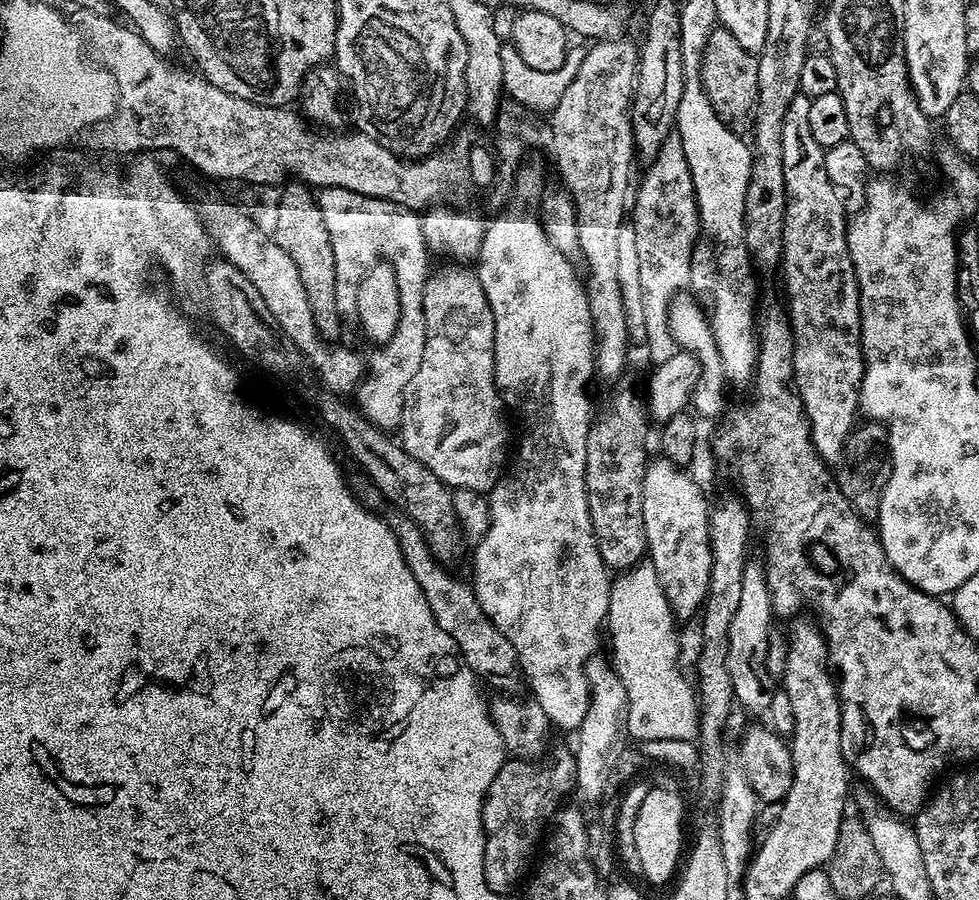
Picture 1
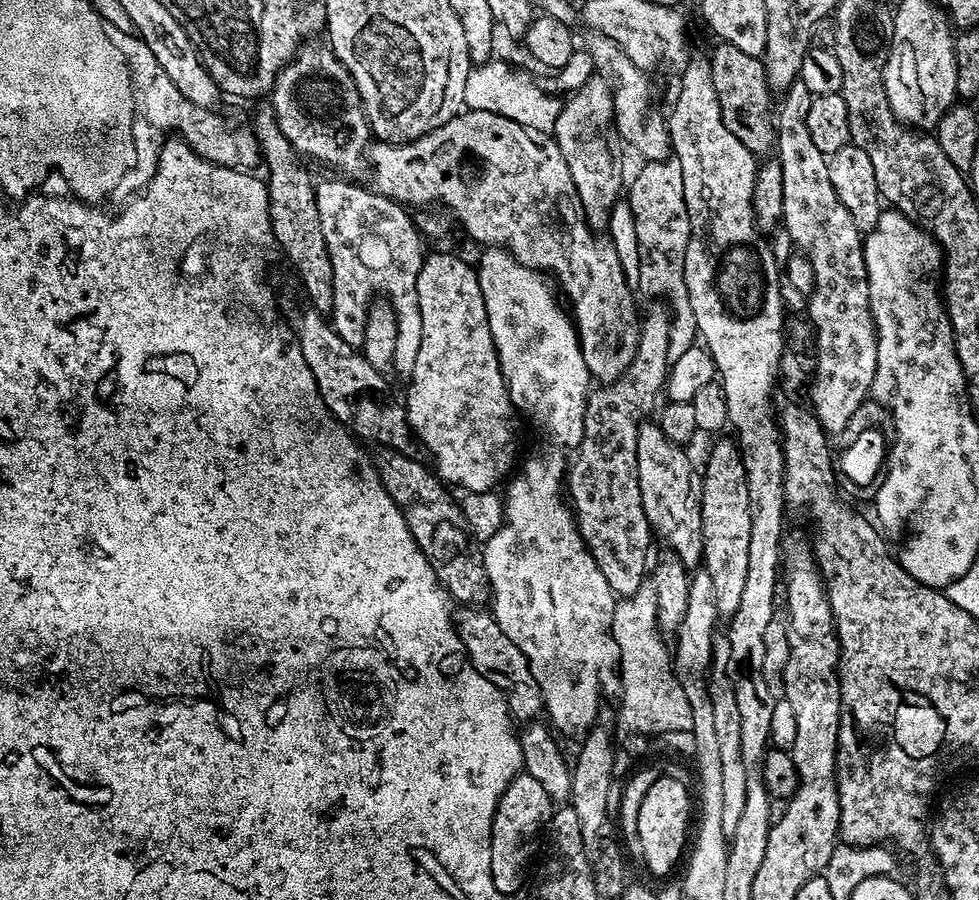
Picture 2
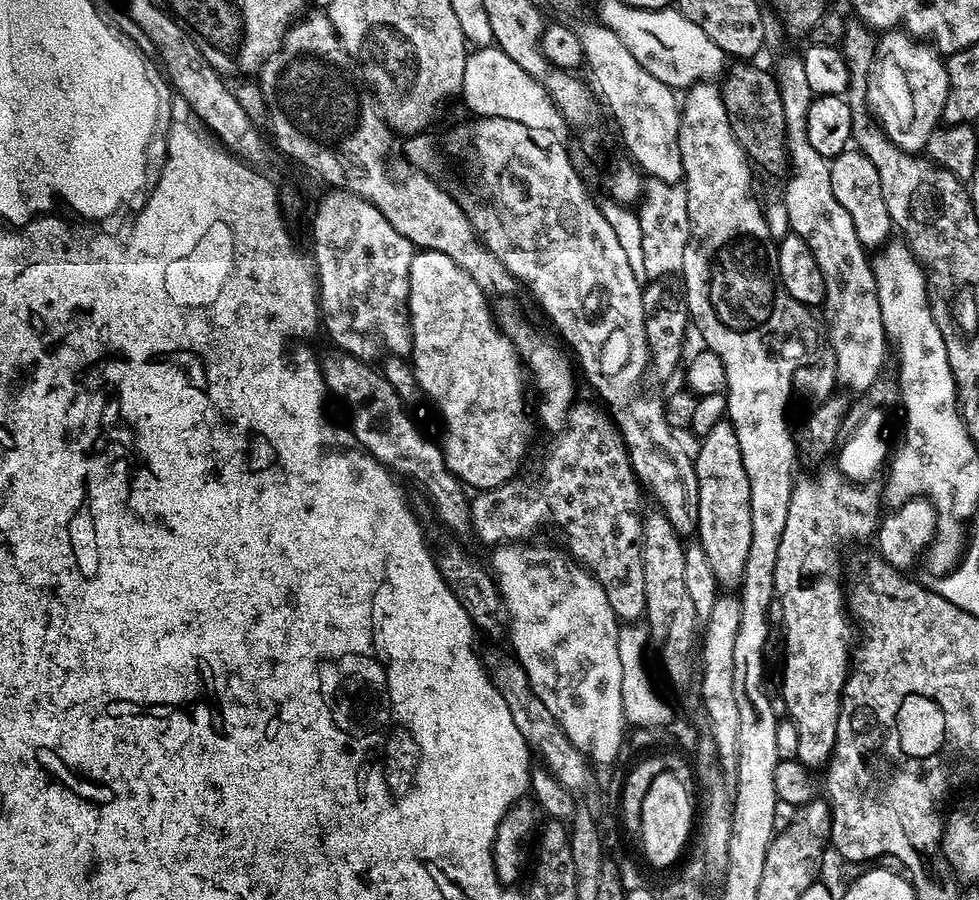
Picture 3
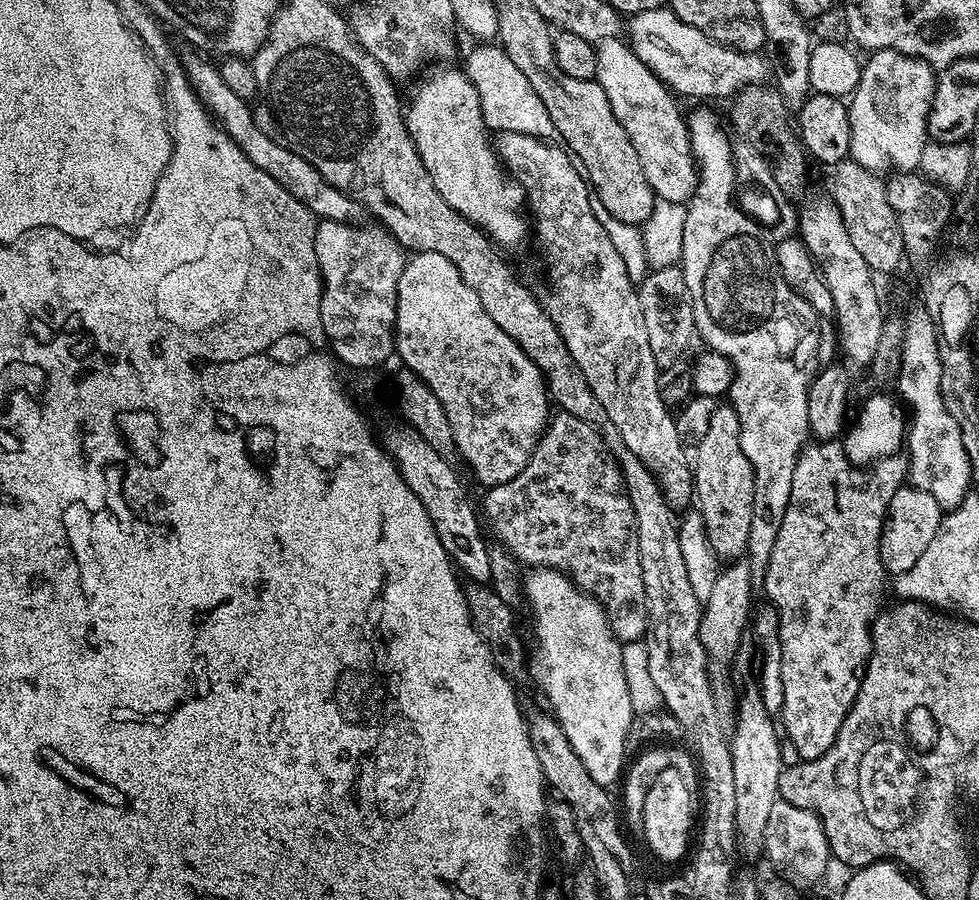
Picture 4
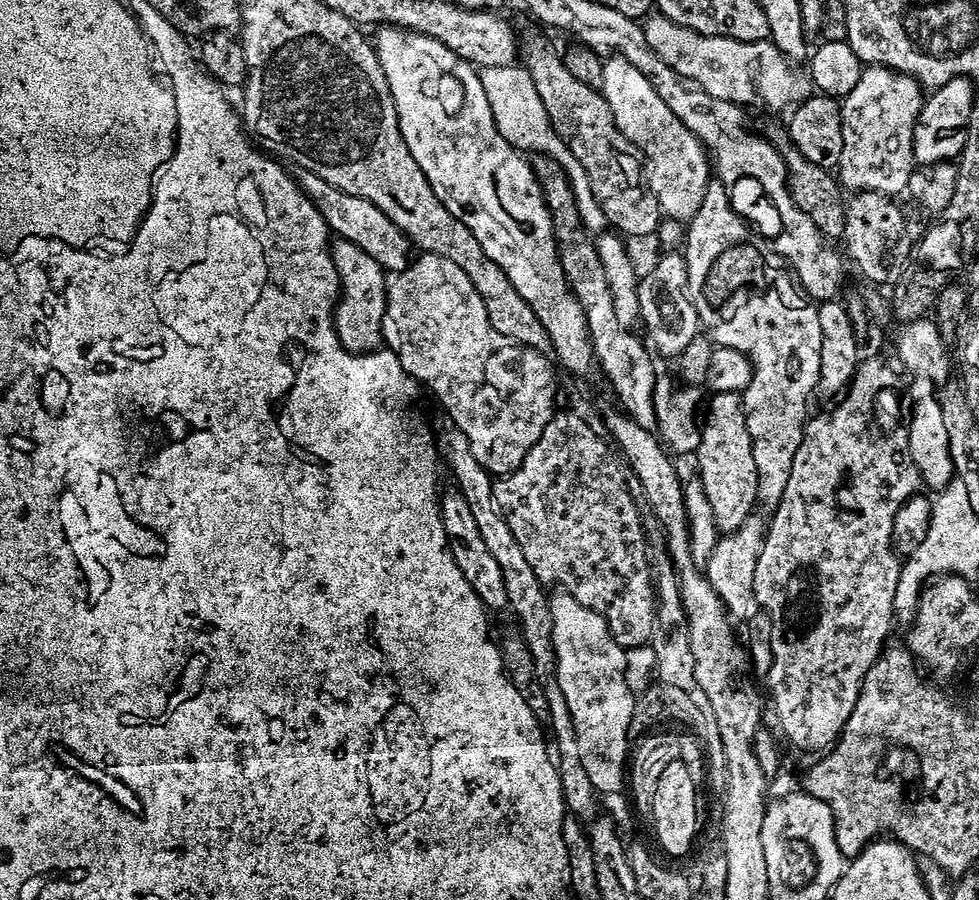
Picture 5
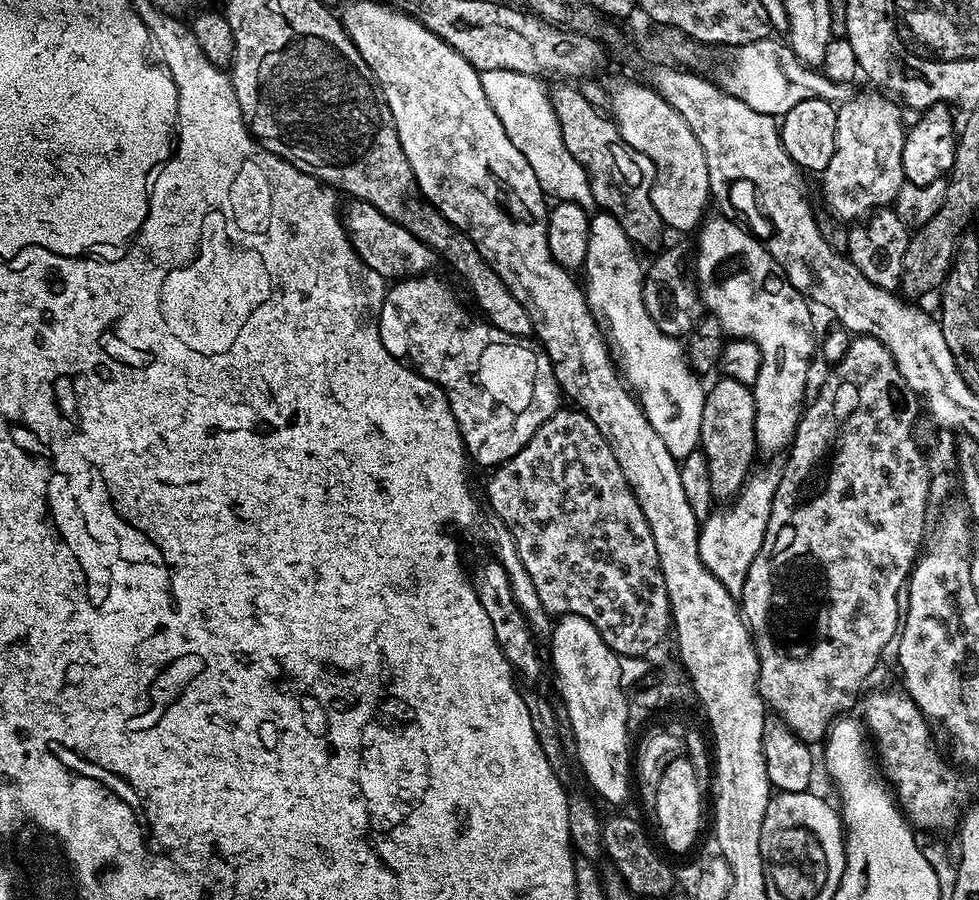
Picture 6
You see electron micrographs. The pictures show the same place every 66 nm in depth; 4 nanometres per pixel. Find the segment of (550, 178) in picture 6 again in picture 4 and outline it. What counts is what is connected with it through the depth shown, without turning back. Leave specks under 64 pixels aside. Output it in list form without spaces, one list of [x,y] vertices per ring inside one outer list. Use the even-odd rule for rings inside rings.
[[[476,46],[468,56],[466,71],[474,90],[478,90],[480,103],[484,105],[484,120],[489,129],[514,134],[530,134],[539,140],[552,142],[557,139],[554,122],[550,122],[550,114],[546,114],[546,106],[542,106],[542,98],[534,94],[534,86],[526,82],[526,74],[510,62],[510,58],[502,54],[496,46]]]

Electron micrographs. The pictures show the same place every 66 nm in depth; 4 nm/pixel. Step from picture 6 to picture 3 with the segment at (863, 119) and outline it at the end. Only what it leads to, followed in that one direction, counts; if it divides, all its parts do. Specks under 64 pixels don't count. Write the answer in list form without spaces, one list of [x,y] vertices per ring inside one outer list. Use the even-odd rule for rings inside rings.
[[[888,30],[879,37],[876,62],[868,80],[868,110],[875,123],[904,152],[920,154],[928,147],[930,134],[941,123],[948,93],[948,65],[933,45],[909,36],[904,30]]]

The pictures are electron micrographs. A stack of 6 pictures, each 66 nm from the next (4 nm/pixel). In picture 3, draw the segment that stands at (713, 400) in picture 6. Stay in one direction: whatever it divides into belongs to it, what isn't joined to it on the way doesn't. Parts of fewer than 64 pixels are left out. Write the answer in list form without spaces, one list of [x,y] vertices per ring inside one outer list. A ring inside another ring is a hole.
[[[727,419],[718,421],[699,444],[700,449],[694,452],[698,478],[698,522],[695,535],[706,552],[719,587],[736,590],[744,577],[746,557],[750,554],[750,478],[746,478],[746,466],[742,466],[738,434],[734,434],[734,426]]]

